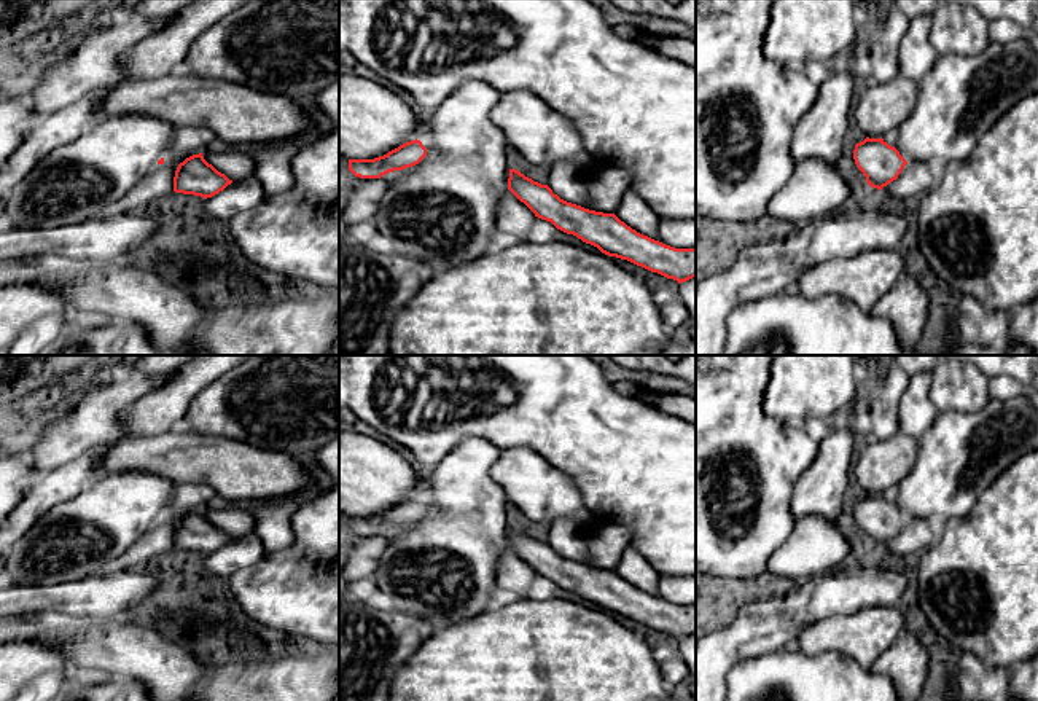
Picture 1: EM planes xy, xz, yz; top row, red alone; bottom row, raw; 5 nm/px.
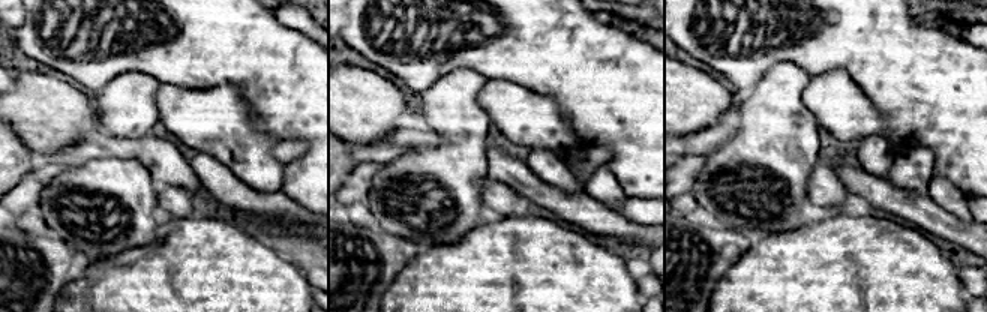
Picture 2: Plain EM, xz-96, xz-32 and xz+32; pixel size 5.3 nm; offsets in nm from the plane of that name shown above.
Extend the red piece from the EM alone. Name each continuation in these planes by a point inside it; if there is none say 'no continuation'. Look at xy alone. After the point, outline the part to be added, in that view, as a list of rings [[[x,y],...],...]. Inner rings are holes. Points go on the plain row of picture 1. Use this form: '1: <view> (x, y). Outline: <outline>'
no continuation

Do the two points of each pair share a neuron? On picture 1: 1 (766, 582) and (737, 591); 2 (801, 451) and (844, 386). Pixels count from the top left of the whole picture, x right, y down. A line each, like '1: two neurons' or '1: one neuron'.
1: one neuron
2: two neurons

